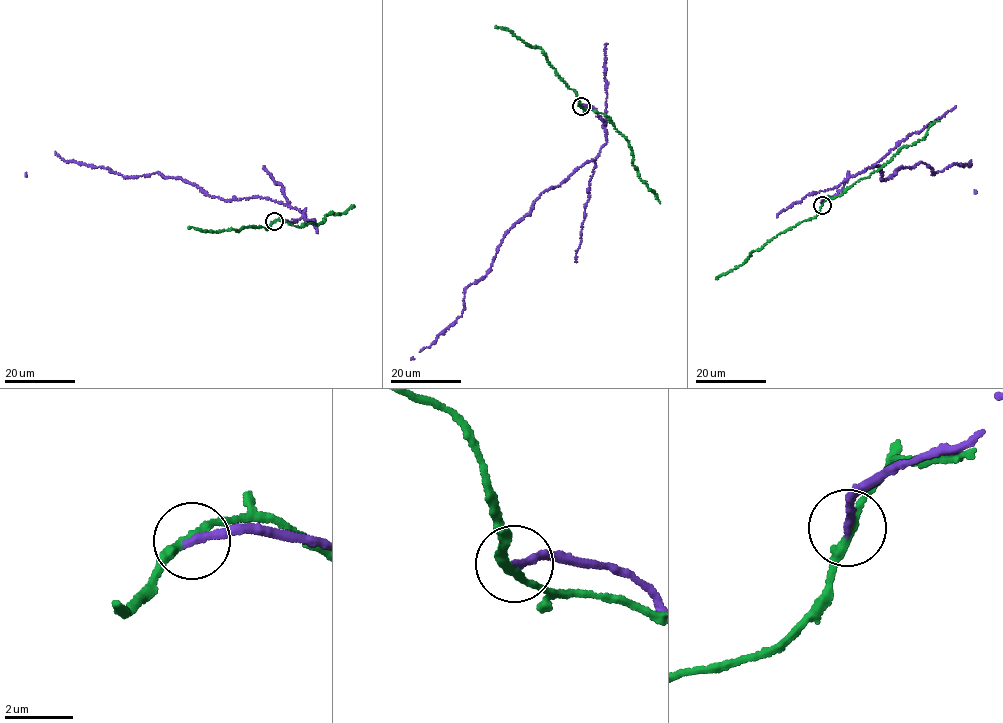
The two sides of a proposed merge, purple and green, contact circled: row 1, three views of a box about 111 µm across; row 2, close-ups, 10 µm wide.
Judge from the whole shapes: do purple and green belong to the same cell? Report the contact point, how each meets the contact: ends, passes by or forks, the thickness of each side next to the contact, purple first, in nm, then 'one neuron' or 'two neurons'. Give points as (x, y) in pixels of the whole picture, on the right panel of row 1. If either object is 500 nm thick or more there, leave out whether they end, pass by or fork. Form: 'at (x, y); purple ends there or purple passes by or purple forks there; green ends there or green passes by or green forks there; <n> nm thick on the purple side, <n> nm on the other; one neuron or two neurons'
at (822, 205); purple ends there; green passes by; 240 nm thick on the purple side, 240 nm on the other; two neurons

